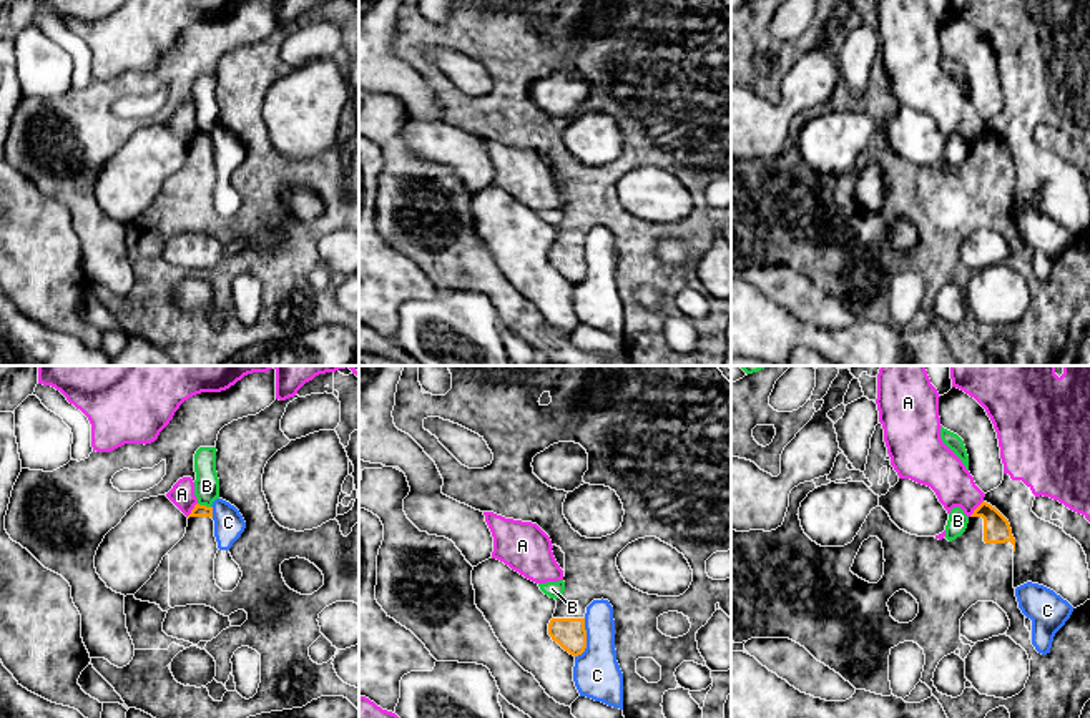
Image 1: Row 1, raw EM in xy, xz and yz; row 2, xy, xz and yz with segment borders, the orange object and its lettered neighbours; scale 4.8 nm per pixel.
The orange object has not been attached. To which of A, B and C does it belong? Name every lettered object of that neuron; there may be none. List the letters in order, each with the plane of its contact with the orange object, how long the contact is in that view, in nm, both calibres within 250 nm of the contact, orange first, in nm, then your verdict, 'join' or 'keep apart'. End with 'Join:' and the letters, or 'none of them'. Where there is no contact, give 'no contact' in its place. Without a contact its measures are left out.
A: meets orange in yz; contact 100 nm long; 130 nm thick on the orange side, 200 nm on the other; keep apart
B: meets orange in xy; contact 70 nm long; 60 nm thick on the orange side, 130 nm on the other; keep apart
C: meets orange in xz; contact 200 nm long; 150 nm thick on the orange side, 240 nm on the other; keep apart
Join: none of them

